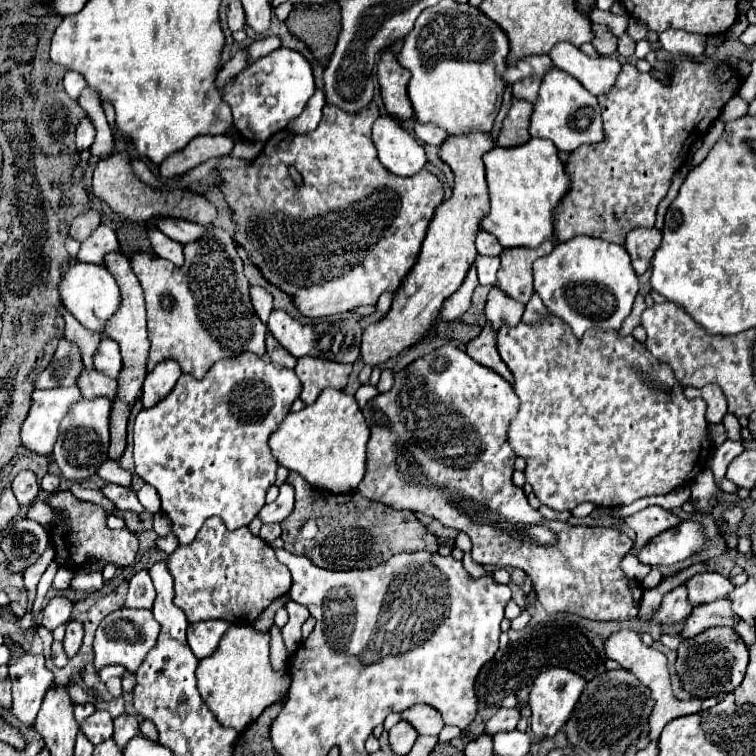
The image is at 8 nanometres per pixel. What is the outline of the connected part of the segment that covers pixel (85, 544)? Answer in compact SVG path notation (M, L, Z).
M59 491L53 493L47 501L51 507L55 507L57 511L63 511L67 515L67 525L59 525L51 531L49 539L55 548L55 559L59 565L63 567L79 567L83 563L87 563L89 559L95 559L103 565L107 563L115 563L117 567L127 567L135 561L137 555L137 535L129 533L127 529L121 531L113 531L105 525L103 519L107 519L105 511L99 505L87 503L87 501L79 501L71 491Z

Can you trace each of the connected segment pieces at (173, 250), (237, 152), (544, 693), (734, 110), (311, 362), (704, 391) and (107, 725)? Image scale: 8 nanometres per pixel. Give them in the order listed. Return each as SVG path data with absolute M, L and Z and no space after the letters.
M151 229L149 231L149 239L151 239L151 245L155 249L155 253L161 257L161 259L167 259L171 261L173 265L183 265L185 263L185 257L183 257L183 245L169 239L167 235L163 235L159 229Z
M235 143L235 147L233 147L233 153L231 153L231 157L251 161L254 160L257 155L259 155L261 147L263 147L261 143Z
M549 669L543 671L535 681L533 689L529 693L529 707L531 707L531 733L543 735L543 737L555 737L559 729L565 727L565 721L569 721L581 693L585 687L585 679L581 679L577 673L571 673L569 669Z
M733 97L733 101L729 101L729 105L725 105L719 119L723 123L729 123L729 121L735 121L735 119L741 119L743 115L747 115L747 103L739 97Z
M301 357L297 359L295 373L303 383L303 391L299 397L305 405L309 405L327 387L343 389L347 385L351 365L325 361L325 359L313 359L313 357Z
M707 385L701 389L685 389L685 397L687 399L701 397L707 401L707 421L709 423L721 423L723 415L727 413L727 399L717 385Z
M95 711L87 721L81 723L81 731L87 735L87 739L93 745L103 743L105 739L111 739L113 735L113 719L107 711Z

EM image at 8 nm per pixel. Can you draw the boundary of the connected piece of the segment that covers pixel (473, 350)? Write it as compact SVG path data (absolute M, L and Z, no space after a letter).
M489 323L485 325L485 329L481 331L481 335L479 335L477 339L473 339L473 341L467 343L465 351L467 351L467 355L469 355L473 361L477 361L477 363L481 363L481 365L485 365L485 367L489 367L489 369L493 369L495 373L499 373L505 381L509 381L509 383L513 385L513 375L511 375L511 371L507 369L507 365L501 361L501 357L499 357L499 353L497 353L495 333L493 333L493 329L489 327Z

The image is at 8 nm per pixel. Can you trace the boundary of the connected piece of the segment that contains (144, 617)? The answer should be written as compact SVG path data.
M117 609L107 615L93 637L93 655L95 671L101 671L105 665L123 665L127 671L135 673L145 661L147 653L153 649L159 635L159 623L153 619L149 609Z

